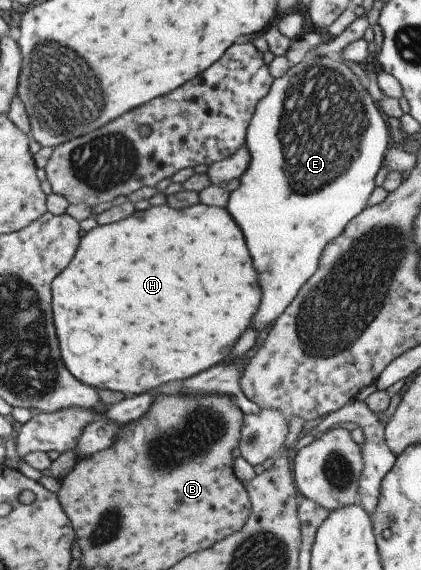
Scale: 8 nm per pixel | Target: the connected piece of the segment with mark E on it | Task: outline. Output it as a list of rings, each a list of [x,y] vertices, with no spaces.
[[[317,56],[312,59],[304,57],[290,69],[287,68],[287,71],[281,77],[274,79],[269,91],[256,103],[244,137],[244,146],[249,154],[249,163],[245,171],[238,177],[239,185],[233,191],[228,192],[225,207],[233,221],[239,226],[252,259],[252,264],[258,273],[258,284],[262,296],[249,325],[254,330],[259,332],[291,303],[299,288],[309,279],[312,273],[315,273],[317,261],[325,245],[334,237],[337,237],[343,231],[347,222],[364,208],[367,197],[375,187],[373,179],[375,179],[379,167],[382,166],[383,154],[392,144],[388,133],[385,117],[376,103],[371,100],[367,90],[362,87],[355,75],[351,73],[351,70],[335,56]]]

